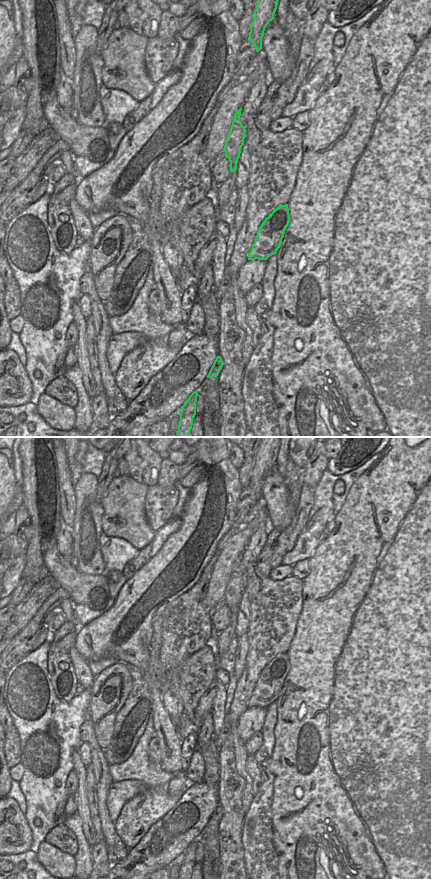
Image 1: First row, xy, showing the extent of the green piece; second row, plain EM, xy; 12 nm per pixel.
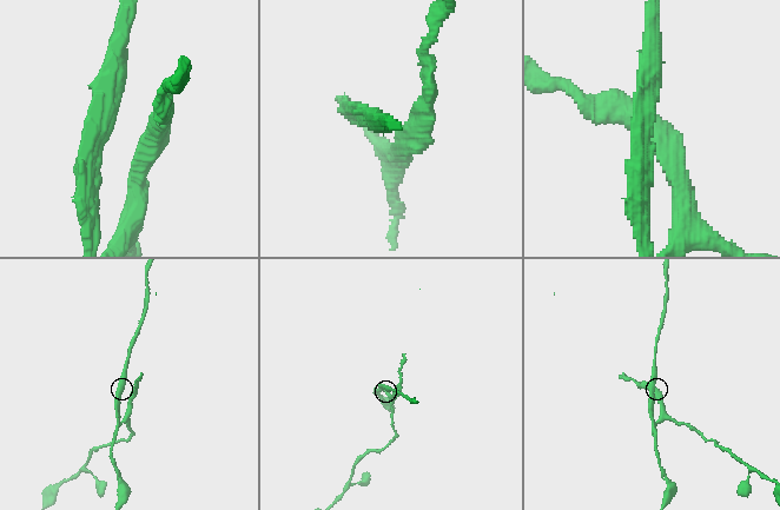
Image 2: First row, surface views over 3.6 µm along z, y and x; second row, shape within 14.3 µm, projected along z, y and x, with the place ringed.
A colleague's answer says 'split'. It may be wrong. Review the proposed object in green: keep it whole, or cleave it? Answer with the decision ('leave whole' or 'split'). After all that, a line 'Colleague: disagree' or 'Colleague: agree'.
split
Colleague: agree

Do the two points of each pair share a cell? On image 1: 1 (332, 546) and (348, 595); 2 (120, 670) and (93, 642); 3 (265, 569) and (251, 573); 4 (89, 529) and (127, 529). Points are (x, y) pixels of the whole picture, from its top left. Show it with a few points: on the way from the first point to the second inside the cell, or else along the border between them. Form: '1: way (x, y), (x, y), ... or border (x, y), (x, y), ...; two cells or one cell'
1: way (349, 553), (357, 553), (359, 555), (359, 578); one cell
2: border (118, 661), (123, 663); two cells
3: border (255, 562), (258, 569), (268, 577); two cells
4: border (101, 505), (103, 509), (102, 532); two cells

